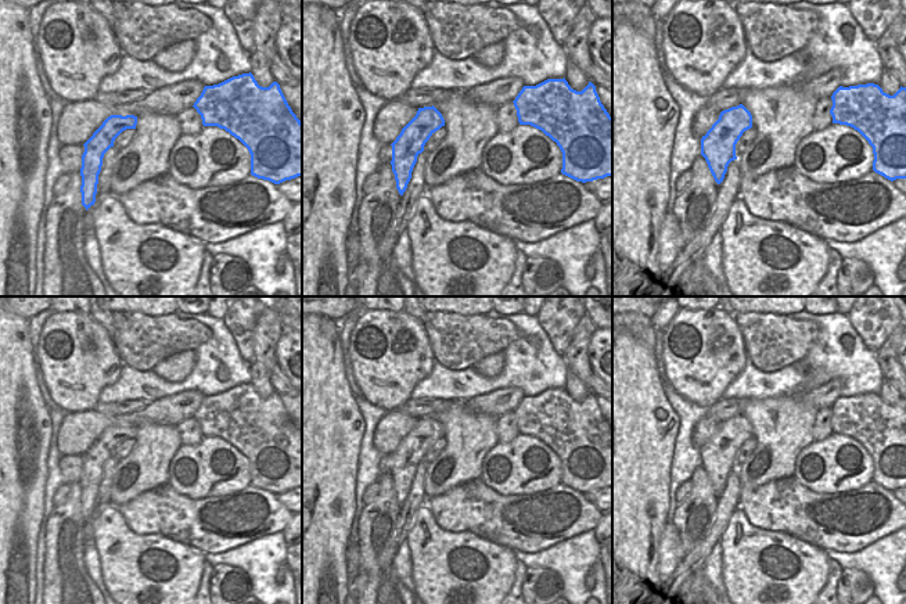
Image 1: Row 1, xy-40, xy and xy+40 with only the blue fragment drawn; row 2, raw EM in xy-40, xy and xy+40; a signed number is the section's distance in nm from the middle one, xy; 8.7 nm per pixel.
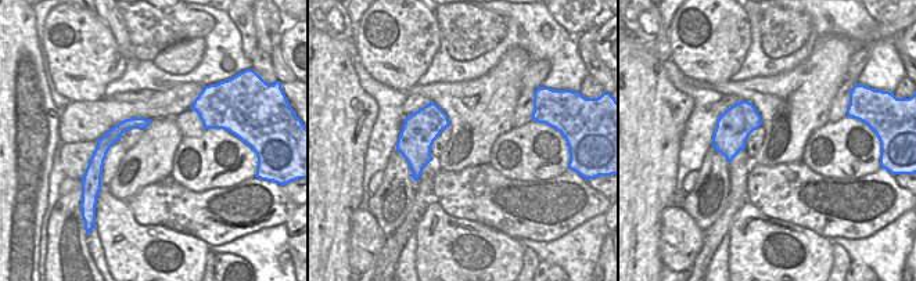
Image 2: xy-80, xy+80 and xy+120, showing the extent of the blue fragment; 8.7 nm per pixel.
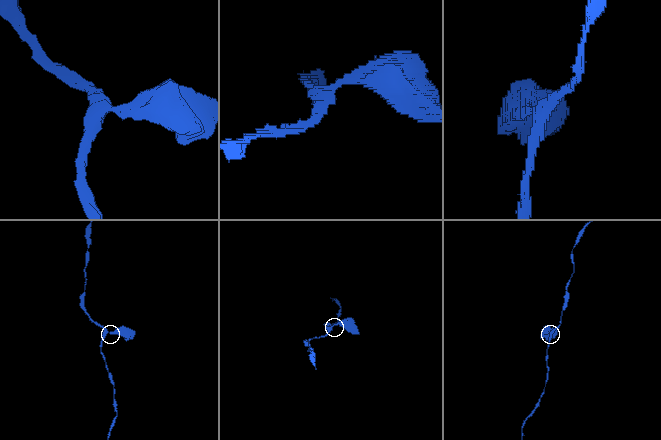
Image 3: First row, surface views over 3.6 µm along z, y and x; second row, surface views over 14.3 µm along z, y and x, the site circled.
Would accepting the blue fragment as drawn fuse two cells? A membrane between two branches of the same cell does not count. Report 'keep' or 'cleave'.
keep

